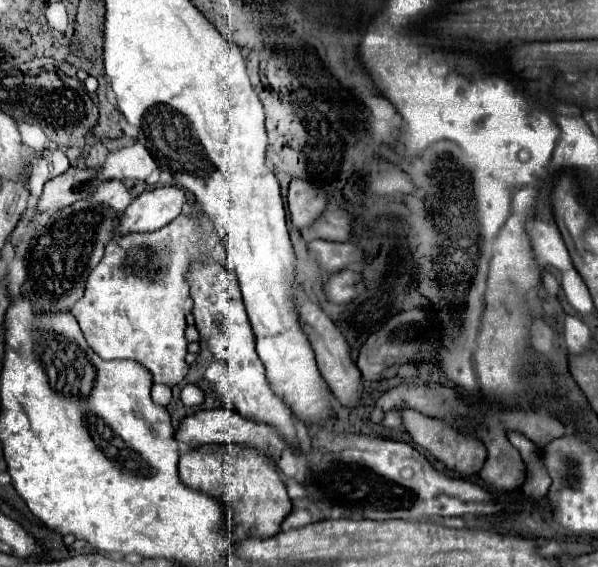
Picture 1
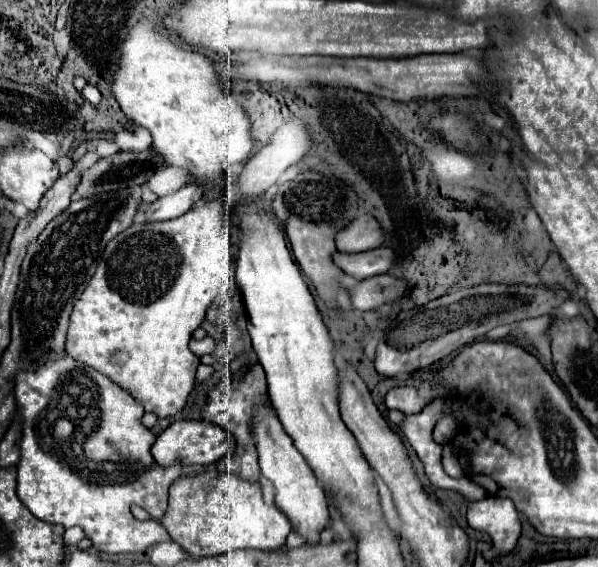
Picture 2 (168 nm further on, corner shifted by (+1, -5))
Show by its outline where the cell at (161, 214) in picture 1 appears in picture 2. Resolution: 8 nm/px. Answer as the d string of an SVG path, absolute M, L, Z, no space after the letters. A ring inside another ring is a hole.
M188 183L174 195L160 197L158 201L150 203L146 211L146 221L164 221L164 219L176 219L184 215L196 201L202 199L202 185L200 183Z

